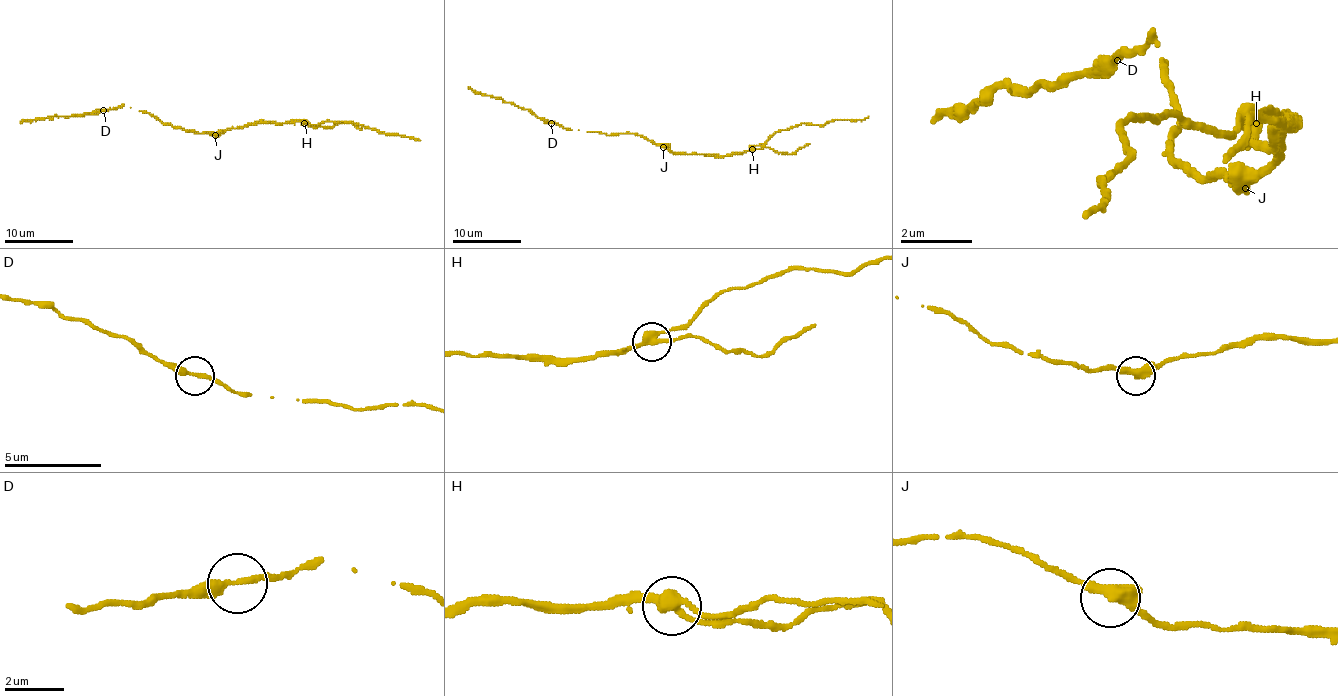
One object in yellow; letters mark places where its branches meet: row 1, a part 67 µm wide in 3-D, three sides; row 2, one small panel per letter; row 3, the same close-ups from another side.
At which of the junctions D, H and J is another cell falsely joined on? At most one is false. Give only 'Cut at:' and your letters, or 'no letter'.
Cut at: H

